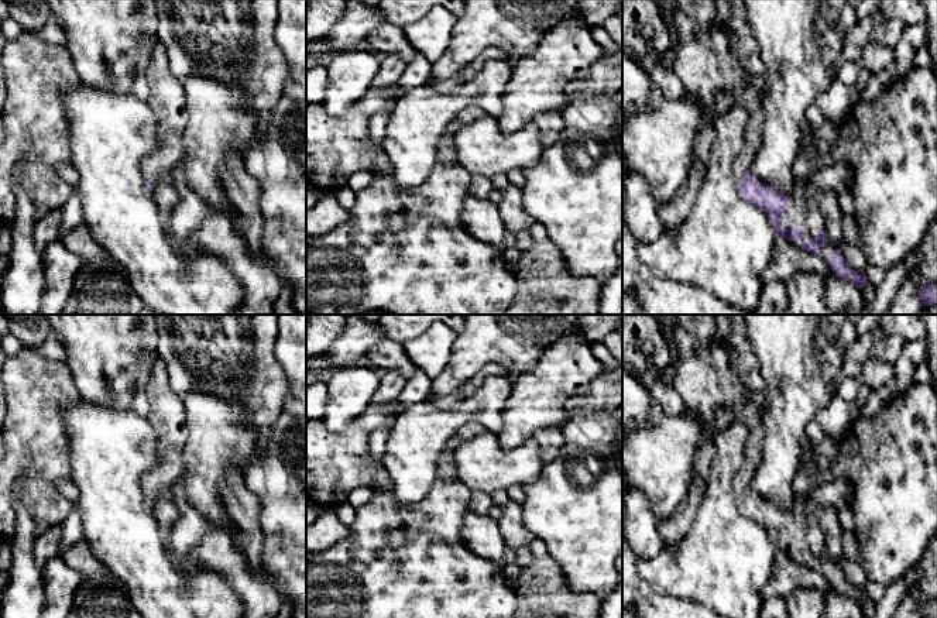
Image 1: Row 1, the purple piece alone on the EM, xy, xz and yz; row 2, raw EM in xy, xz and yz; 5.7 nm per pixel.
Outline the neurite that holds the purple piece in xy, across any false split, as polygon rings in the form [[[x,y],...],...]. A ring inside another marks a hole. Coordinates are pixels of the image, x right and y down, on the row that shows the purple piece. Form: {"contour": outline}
{"contour": [[[158,42],[147,69],[150,96],[147,104],[157,119],[158,148],[143,161],[147,190],[154,190],[157,179],[183,155],[182,134],[188,123],[185,89],[168,65],[165,47]]]}

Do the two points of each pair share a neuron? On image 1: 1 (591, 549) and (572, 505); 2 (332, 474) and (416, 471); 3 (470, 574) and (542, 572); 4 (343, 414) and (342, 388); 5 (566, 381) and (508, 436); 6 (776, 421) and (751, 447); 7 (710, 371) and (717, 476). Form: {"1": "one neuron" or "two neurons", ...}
{"1": "one neuron", "2": "two neurons", "3": "two neurons", "4": "one neuron", "5": "one neuron", "6": "two neurons", "7": "two neurons"}

